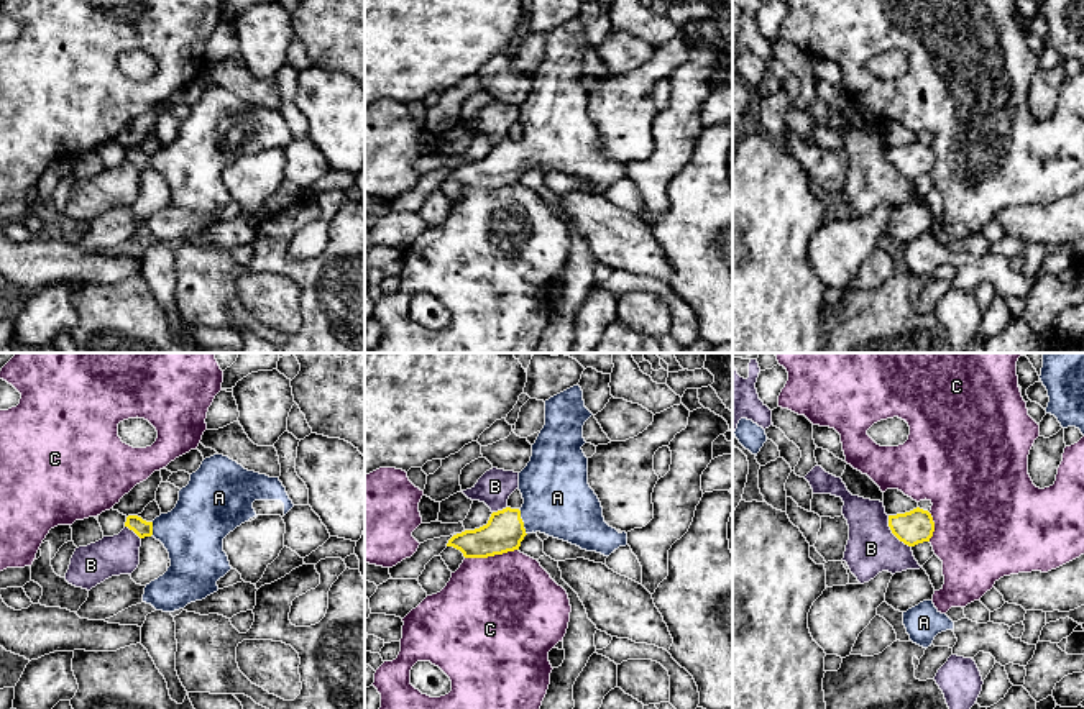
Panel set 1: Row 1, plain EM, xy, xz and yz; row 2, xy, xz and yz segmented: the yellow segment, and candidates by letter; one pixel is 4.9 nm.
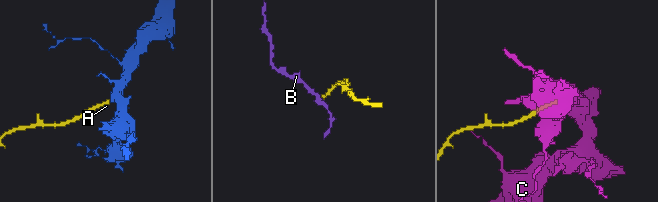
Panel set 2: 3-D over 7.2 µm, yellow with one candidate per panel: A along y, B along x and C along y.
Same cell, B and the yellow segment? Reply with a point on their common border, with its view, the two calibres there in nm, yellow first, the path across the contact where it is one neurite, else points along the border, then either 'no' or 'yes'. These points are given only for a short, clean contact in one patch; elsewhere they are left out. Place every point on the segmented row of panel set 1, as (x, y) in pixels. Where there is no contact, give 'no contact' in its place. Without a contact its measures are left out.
yz (894, 534) | 170/240 nm | along yz (887, 516), (891, 530), (910, 547) | no

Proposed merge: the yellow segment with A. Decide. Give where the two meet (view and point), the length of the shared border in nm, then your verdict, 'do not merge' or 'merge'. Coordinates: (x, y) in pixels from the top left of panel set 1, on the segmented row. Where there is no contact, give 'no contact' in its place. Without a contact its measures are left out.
xz (523, 522) | 130 nm | merge

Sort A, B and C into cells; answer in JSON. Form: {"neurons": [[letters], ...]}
{"neurons": [["A"], ["B"], ["C"]]}

